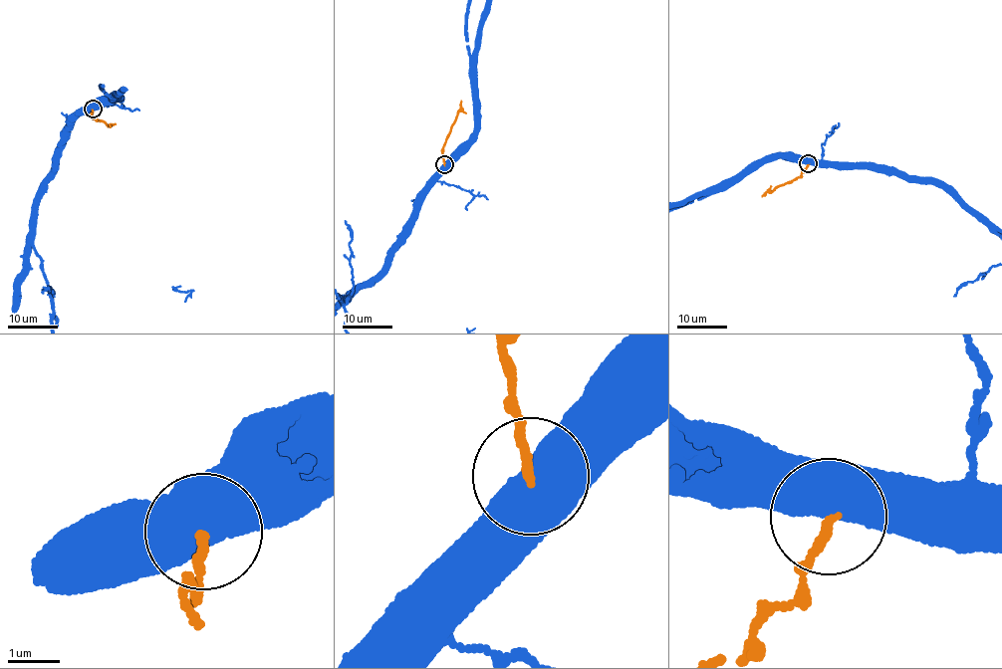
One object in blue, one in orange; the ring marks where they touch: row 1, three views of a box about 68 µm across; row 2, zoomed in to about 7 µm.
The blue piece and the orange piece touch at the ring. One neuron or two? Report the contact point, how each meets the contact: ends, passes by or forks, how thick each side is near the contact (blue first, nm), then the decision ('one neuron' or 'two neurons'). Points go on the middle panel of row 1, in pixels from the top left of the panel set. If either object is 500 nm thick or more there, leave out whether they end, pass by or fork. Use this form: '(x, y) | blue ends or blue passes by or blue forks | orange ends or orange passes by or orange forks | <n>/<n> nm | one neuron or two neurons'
(444, 164) | 750/170 nm | two neurons

